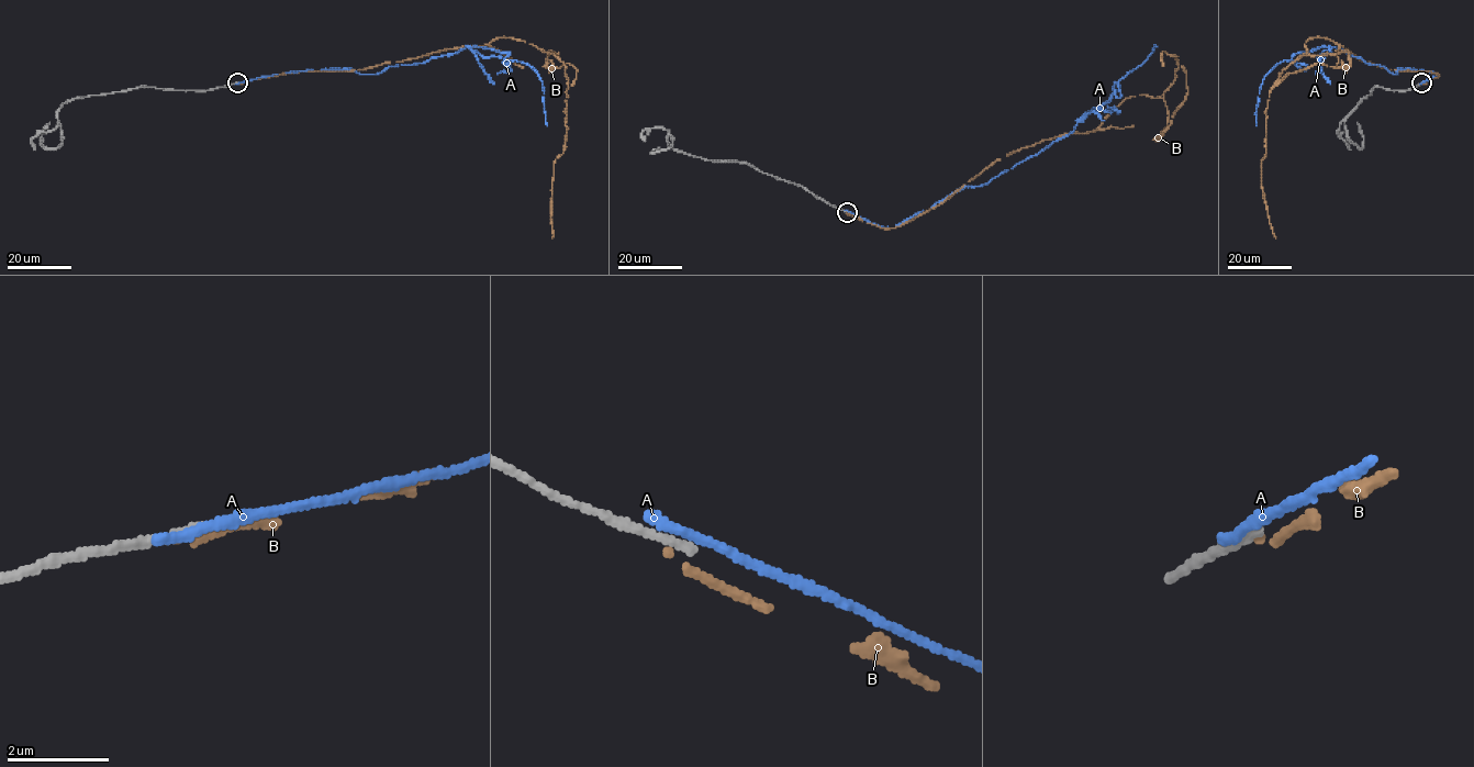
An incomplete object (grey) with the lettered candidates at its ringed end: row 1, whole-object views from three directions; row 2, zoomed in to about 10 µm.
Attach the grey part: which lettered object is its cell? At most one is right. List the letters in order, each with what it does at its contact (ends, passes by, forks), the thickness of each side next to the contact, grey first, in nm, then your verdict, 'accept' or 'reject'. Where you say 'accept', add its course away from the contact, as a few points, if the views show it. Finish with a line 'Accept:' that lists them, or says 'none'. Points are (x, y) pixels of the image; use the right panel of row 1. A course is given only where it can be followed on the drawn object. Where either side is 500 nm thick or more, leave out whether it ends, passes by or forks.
A: it ends there; 200 nm thick on the grey side, 240 nm on the other; reject
B: it ends there; 200 nm thick on the grey side, 120 nm on the other; reject
Accept: none

